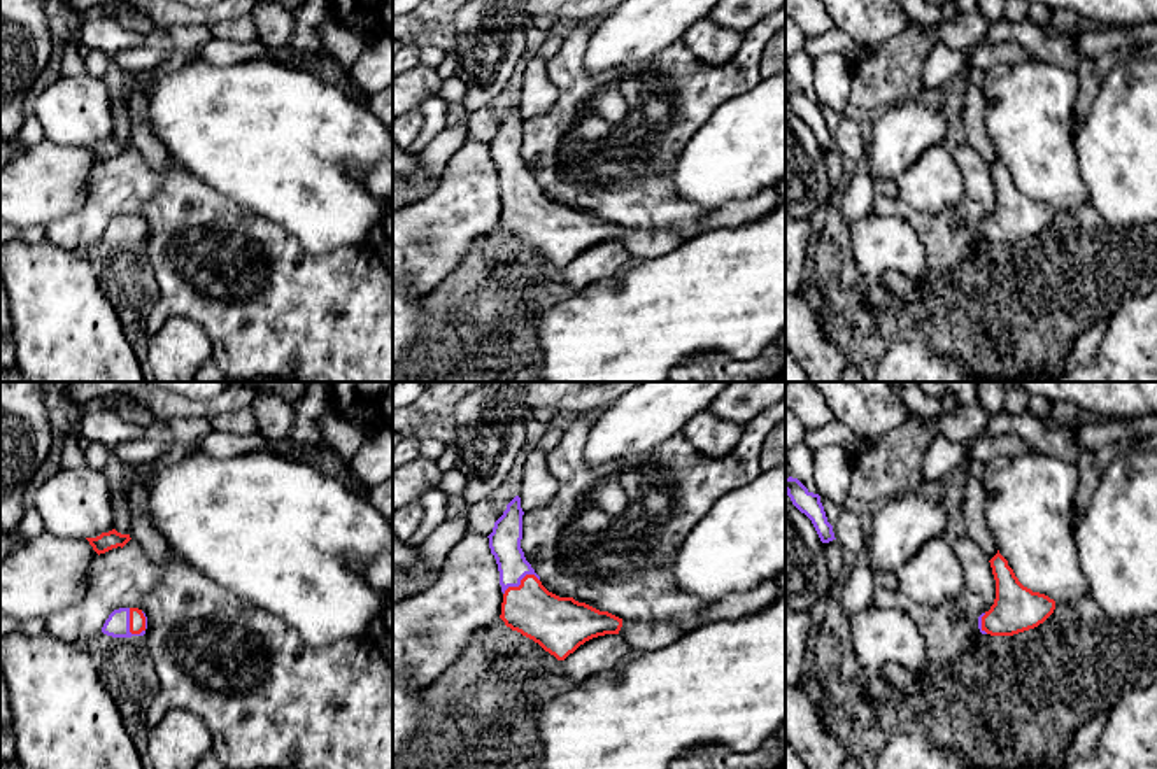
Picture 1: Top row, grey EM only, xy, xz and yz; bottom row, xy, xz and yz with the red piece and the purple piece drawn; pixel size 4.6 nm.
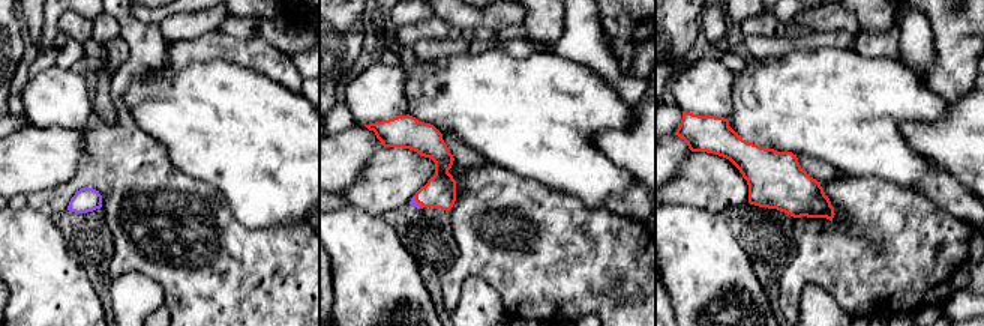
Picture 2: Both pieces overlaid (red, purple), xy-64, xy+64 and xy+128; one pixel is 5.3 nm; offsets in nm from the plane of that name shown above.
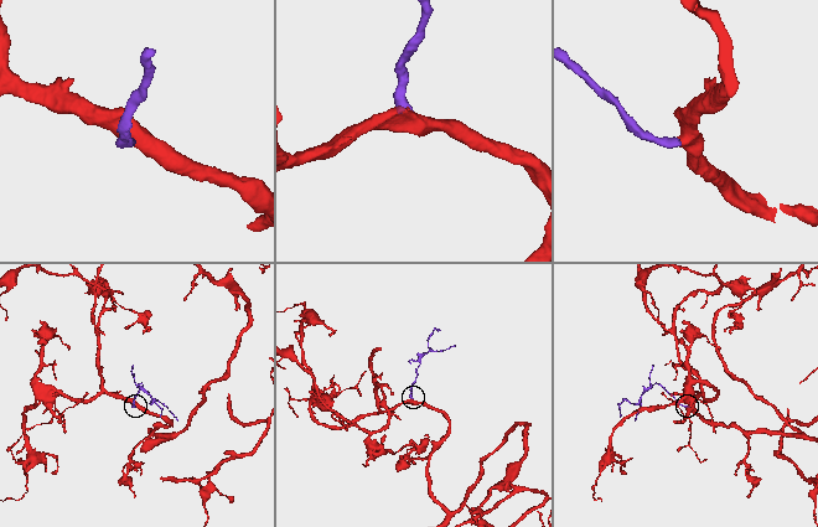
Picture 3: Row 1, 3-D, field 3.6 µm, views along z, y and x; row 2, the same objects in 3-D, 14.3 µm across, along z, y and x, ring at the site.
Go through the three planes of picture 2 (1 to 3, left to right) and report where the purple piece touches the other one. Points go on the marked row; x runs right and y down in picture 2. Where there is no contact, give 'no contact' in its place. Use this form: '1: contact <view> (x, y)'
1: no contact
2: contact xy+64 (417, 202)
3: no contact

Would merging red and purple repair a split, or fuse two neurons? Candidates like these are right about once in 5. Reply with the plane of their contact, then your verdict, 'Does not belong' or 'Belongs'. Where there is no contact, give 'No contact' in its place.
Touches red in xy. Belongs

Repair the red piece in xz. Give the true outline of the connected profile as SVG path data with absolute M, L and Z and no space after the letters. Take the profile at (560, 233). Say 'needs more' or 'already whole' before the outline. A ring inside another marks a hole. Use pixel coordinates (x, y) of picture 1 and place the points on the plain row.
needs more; M515 103L487 144L500 179L500 226L505 233L533 247L557 268L593 245L619 242L622 226L573 205L559 205L542 193L521 156L522 123L521 105Z

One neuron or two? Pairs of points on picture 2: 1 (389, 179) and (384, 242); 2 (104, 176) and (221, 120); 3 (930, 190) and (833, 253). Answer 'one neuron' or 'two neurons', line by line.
1: two neurons
2: two neurons
3: two neurons

